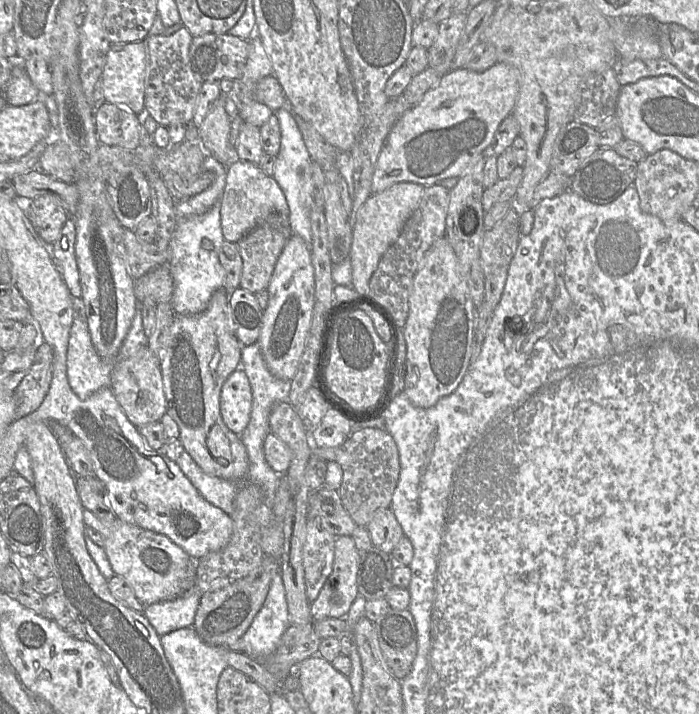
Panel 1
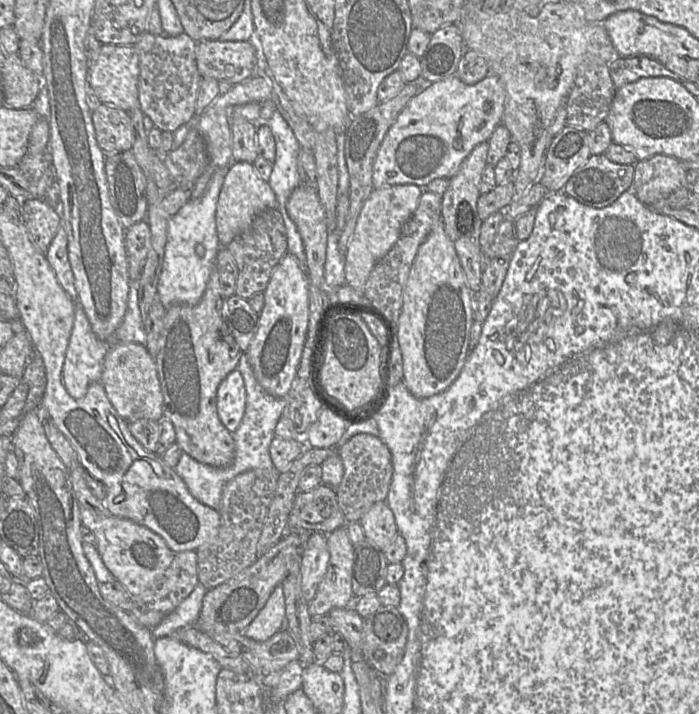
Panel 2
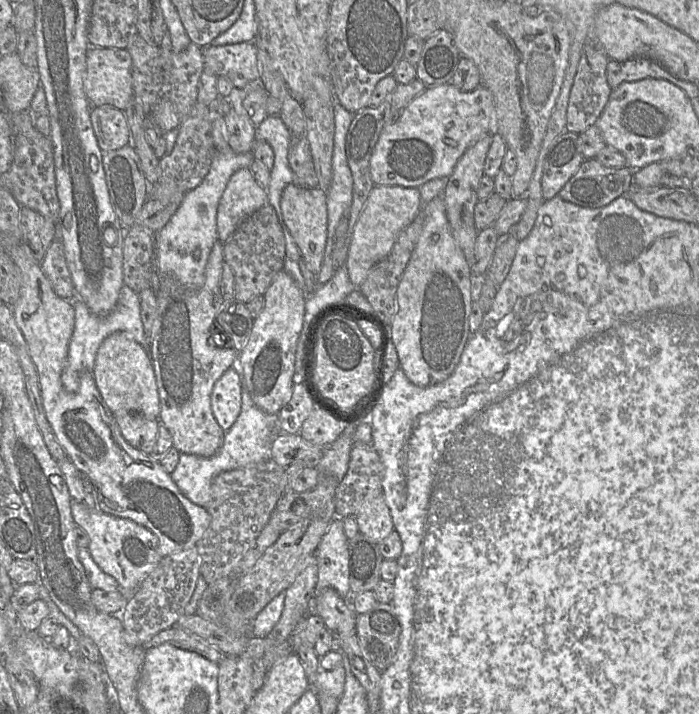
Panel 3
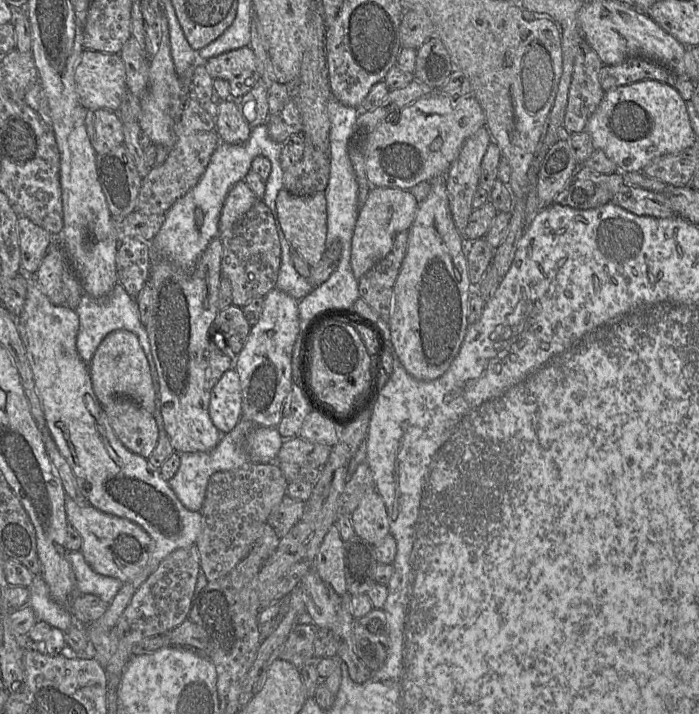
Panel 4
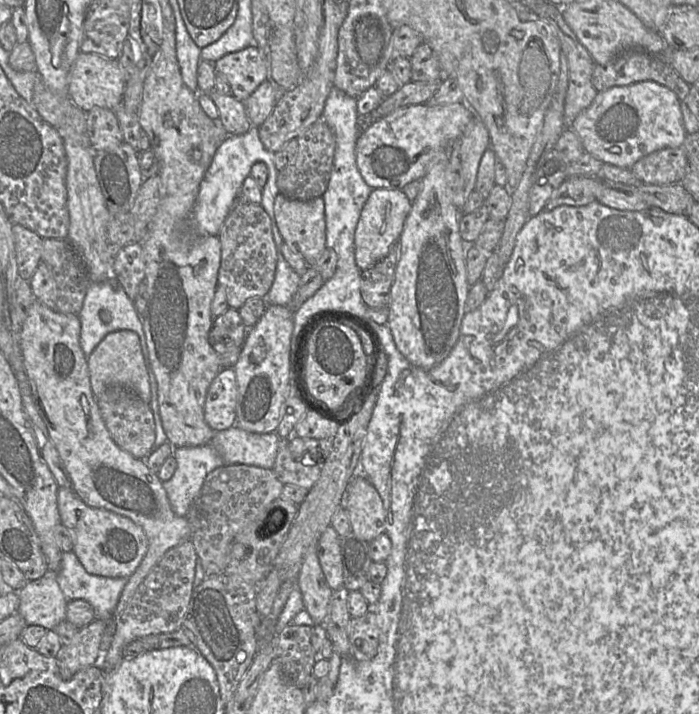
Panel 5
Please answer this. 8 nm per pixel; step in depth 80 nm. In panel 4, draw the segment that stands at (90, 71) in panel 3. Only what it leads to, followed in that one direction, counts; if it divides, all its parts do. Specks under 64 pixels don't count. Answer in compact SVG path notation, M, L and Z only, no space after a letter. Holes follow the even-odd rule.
M84 49L74 79L79 102L87 110L105 108L117 112L128 91L125 66L120 54Z

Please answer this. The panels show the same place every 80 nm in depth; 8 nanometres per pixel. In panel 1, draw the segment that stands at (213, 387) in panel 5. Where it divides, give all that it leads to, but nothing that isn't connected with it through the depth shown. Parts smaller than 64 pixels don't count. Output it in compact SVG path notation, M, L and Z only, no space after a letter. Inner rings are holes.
M238 368L221 388L220 414L225 425L240 436L249 423L251 408L251 386L246 373Z

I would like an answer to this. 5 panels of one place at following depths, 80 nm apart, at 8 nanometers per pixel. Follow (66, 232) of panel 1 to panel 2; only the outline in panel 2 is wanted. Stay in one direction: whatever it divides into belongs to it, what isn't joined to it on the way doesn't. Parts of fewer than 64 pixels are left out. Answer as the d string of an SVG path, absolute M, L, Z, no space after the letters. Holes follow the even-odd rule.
M60 227L45 251L45 256L60 286L72 300L77 301L78 295L75 287L74 274L68 258L67 243L67 234Z

